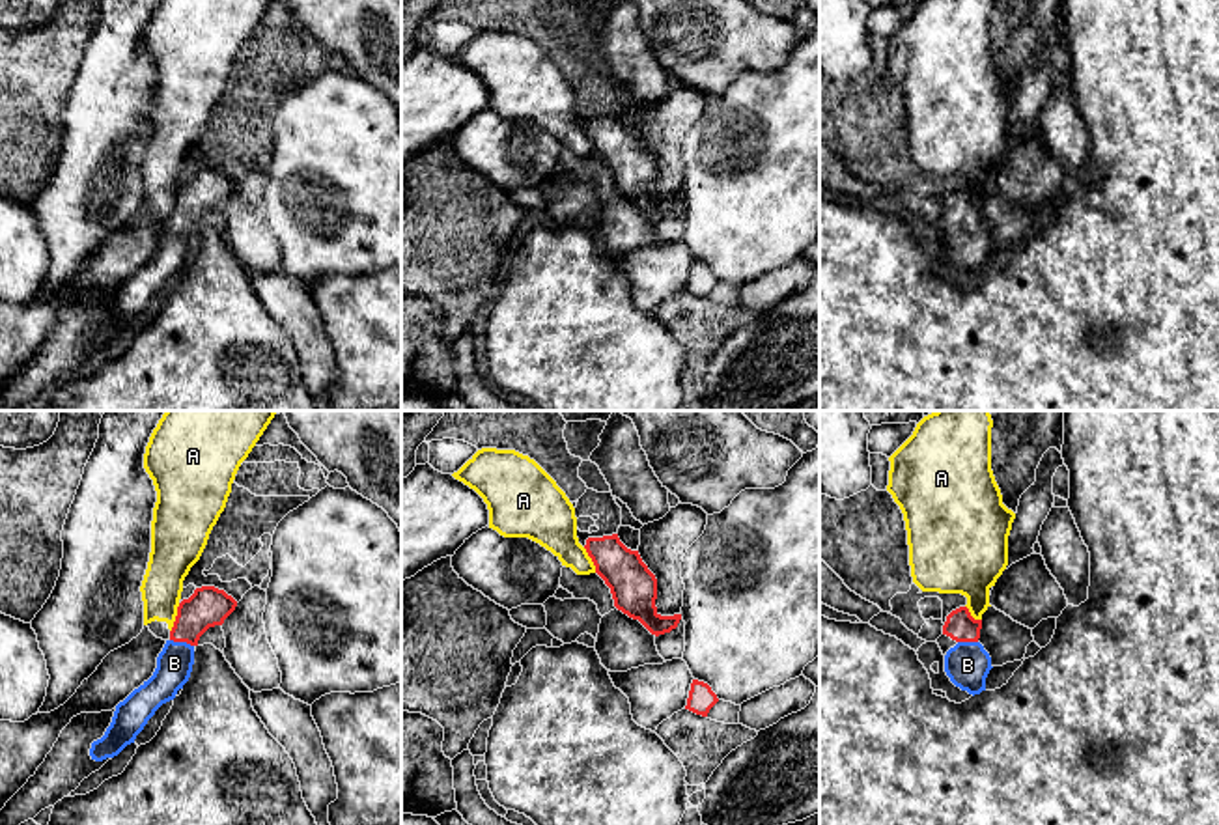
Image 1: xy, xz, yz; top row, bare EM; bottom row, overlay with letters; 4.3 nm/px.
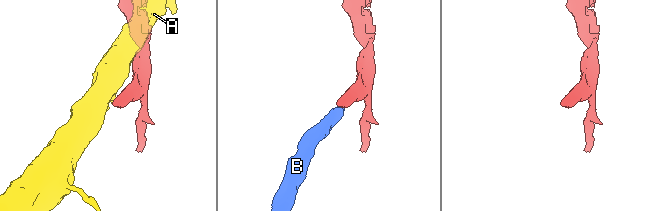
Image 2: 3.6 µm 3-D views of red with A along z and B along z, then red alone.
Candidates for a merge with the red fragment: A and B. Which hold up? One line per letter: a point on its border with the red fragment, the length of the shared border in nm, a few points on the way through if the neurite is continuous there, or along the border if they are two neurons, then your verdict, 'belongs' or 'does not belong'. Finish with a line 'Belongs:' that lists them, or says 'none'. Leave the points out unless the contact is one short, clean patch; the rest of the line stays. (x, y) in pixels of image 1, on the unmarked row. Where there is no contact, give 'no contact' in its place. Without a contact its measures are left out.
A: contact xy (176, 200); length 130 nm; border xy (180, 185), (170, 213); does not belong
B: contact xy (182, 223); length 110 nm; way xy (208, 189), (187, 209), (182, 223), (174, 245); belongs
Belongs: B

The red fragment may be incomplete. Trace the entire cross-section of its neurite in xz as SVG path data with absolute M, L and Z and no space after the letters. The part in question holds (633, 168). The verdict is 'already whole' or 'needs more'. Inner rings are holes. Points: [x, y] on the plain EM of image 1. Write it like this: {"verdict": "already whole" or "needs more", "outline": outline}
{"verdict": "already whole", "outline": "M618 116L588 119L584 131L595 155L610 170L618 192L638 202L655 218L678 209L681 196L661 198L657 194L657 161L638 133L627 131Z"}

